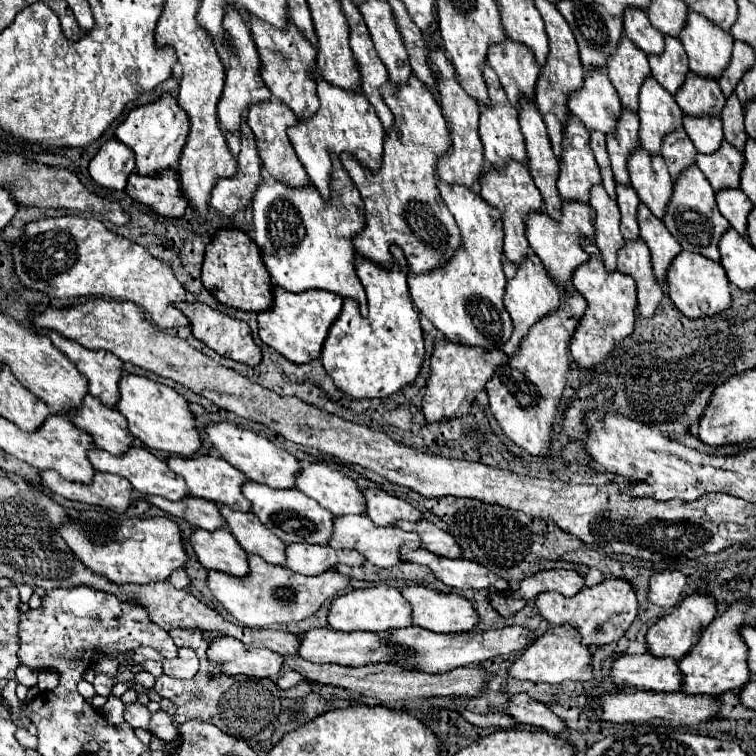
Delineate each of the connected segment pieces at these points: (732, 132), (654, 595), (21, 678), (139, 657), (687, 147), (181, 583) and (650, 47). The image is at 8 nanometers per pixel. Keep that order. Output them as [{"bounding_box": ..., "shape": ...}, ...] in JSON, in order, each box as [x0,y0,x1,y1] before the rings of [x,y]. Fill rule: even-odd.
[{"bounding_box":[721,93,747,153],"shape":[[[735,93],[727,99],[727,103],[721,111],[721,123],[723,123],[725,141],[743,153],[743,145],[747,143],[747,131],[745,131],[745,123],[743,123],[743,107]]]},{"bounding_box":[649,571,685,607],"shape":[[[665,571],[653,575],[649,581],[649,599],[659,607],[673,607],[685,587],[685,575],[681,571]]]},{"bounding_box":[16,665,38,688],"shape":[[[20,665],[16,670],[16,681],[20,684],[30,688],[37,684],[38,672],[27,667]]]},{"bounding_box":[133,647,161,663],"shape":[[[141,647],[141,649],[137,649],[137,651],[133,653],[133,663],[145,663],[145,661],[149,661],[149,659],[161,663],[161,655],[159,655],[155,649],[151,649],[151,647]]]},{"bounding_box":[661,129,697,181],"shape":[[[683,129],[671,133],[671,135],[667,135],[667,139],[663,139],[661,157],[665,159],[673,181],[677,181],[685,169],[695,165],[695,155],[697,155],[697,149]]]},{"bounding_box":[167,569,189,589],"shape":[[[177,569],[171,573],[171,577],[167,579],[171,585],[175,585],[177,589],[187,589],[189,587],[189,577],[185,573],[185,569]]]},{"bounding_box":[625,9,665,55],"shape":[[[627,9],[625,35],[647,55],[659,55],[665,51],[663,35],[649,23],[647,15],[639,9]]]}]

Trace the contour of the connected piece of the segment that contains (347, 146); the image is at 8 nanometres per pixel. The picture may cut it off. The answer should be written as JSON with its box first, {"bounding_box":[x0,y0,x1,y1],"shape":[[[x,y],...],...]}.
{"bounding_box":[287,75,385,201],"shape":[[[319,75],[317,79],[317,95],[321,101],[319,111],[307,119],[297,123],[287,131],[293,149],[303,163],[311,183],[319,191],[319,195],[329,201],[331,199],[331,153],[341,155],[349,153],[355,157],[365,169],[371,173],[381,169],[381,157],[383,157],[383,143],[385,143],[385,131],[381,127],[379,117],[375,115],[375,109],[367,103],[367,97],[357,91],[339,91],[339,87],[331,87],[327,81],[323,81]]]}

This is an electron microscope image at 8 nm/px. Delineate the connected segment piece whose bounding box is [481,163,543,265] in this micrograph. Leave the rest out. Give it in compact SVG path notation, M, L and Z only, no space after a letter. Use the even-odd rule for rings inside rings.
M507 163L507 167L501 171L487 169L487 173L481 179L481 197L501 213L501 221L503 221L503 229L505 229L503 253L511 263L519 265L521 259L525 259L525 255L529 253L529 243L525 237L525 229L527 229L525 219L533 213L543 211L543 201L541 201L539 189L535 187L535 183L529 175L529 169L519 163Z

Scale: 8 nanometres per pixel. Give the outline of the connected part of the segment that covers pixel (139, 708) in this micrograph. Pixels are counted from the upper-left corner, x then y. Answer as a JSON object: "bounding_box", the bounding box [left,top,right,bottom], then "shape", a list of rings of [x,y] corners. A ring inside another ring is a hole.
{"bounding_box":[125,703,151,731],"shape":[[[133,703],[133,705],[127,705],[125,707],[125,721],[133,727],[133,729],[145,729],[149,731],[149,725],[151,725],[151,711],[141,705],[141,703]]]}

